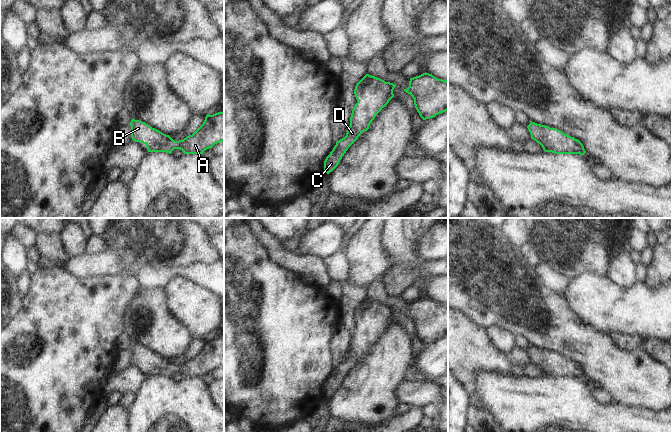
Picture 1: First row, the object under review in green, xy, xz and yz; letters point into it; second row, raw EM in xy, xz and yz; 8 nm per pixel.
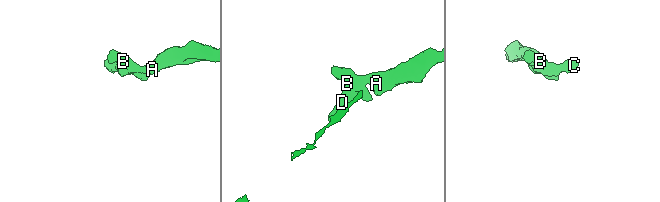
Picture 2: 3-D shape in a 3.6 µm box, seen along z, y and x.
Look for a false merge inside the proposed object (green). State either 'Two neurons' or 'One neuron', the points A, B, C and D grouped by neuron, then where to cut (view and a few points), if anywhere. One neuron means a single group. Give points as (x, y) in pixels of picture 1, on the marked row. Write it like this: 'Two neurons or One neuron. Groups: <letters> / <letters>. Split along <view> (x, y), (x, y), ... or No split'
One neuron. Groups: A B C D. No split.

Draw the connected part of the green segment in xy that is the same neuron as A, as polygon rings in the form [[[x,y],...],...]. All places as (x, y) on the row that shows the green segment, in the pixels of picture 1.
[[[224,111],[207,114],[203,124],[192,135],[179,141],[140,120],[132,119],[129,125],[132,140],[145,144],[148,152],[171,154],[174,149],[180,149],[184,154],[203,154],[205,150],[224,141]]]

